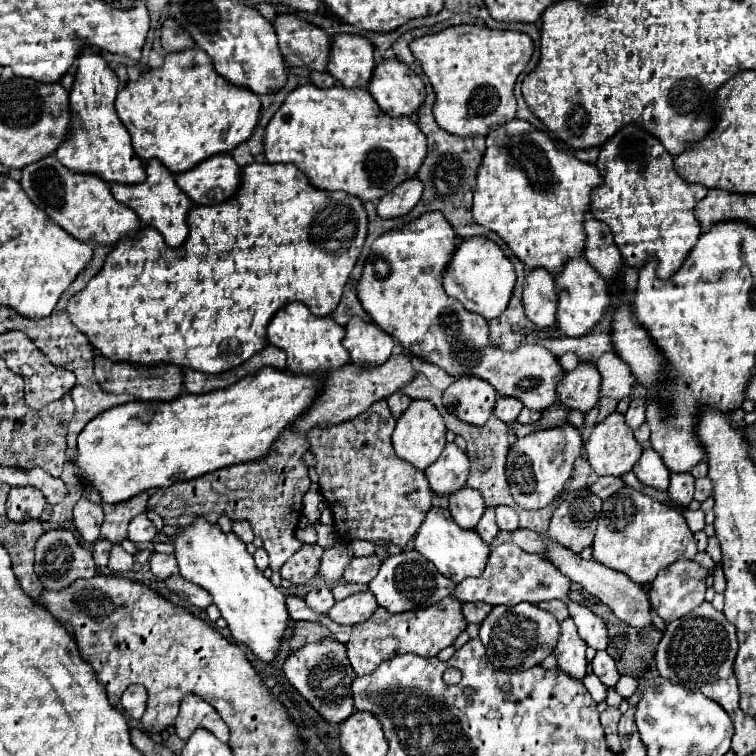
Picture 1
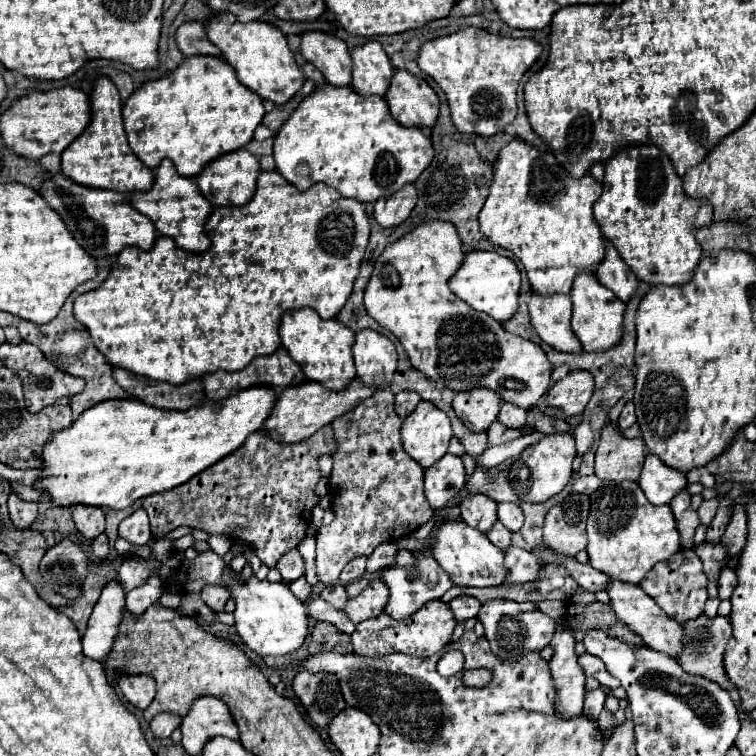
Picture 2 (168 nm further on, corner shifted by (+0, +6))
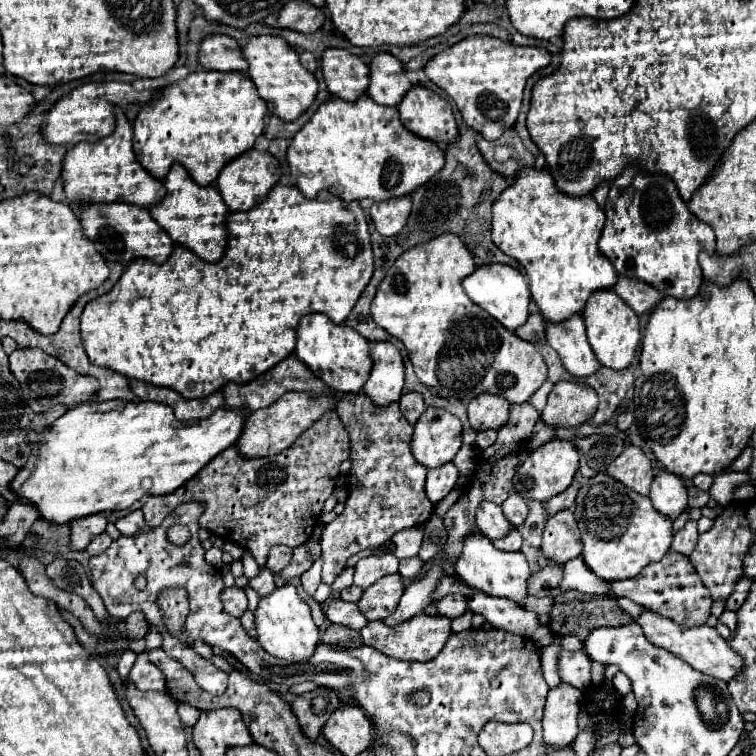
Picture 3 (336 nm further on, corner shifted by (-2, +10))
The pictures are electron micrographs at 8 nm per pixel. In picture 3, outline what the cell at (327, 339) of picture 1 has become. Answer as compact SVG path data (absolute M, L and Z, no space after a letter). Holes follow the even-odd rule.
M311 313L301 317L297 327L295 355L333 391L337 393L359 393L367 373L371 369L369 341L347 325L337 325L323 313Z

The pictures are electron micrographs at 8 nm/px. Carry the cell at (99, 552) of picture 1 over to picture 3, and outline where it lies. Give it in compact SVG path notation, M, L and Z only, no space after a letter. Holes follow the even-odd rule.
M101 533L99 537L95 537L95 539L87 545L87 551L89 551L91 555L99 555L99 553L103 553L109 545L111 545L111 537L109 537L107 533Z

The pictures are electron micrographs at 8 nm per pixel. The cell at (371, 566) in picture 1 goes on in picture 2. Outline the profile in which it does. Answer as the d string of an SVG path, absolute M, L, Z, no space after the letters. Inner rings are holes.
M355 557L353 561L349 561L347 565L345 565L345 569L341 571L341 581L343 581L343 585L347 585L347 583L353 583L353 581L357 581L357 579L361 579L363 577L363 573L365 573L365 557Z

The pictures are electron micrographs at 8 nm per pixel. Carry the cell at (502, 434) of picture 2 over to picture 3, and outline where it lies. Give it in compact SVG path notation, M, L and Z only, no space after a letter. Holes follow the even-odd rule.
M487 429L487 431L479 431L475 445L481 447L481 449L487 449L487 447L491 447L495 441L497 441L497 431L493 431L493 429L489 431L489 429Z

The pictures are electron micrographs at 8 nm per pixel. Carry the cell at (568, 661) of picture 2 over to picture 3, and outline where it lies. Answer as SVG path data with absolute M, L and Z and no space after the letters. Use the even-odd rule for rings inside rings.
M561 681L547 695L543 715L543 741L553 747L563 747L575 741L577 721L581 713L583 693L573 685Z

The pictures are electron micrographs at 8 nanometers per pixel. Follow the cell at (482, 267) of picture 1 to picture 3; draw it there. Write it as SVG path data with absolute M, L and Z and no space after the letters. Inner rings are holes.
M491 263L491 265L479 265L471 275L467 275L461 281L465 293L473 303L477 303L481 309L485 309L491 317L495 317L503 327L515 331L527 321L529 315L529 285L525 277L519 273L519 269L503 263Z

